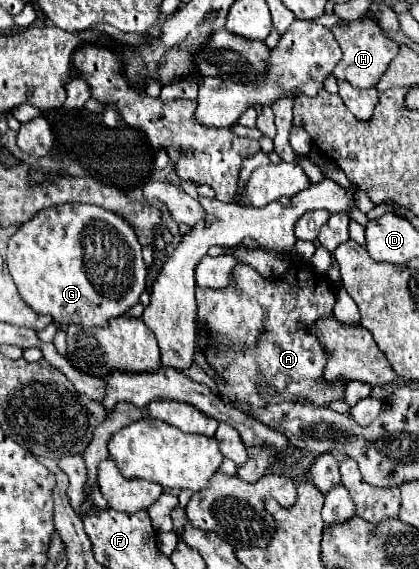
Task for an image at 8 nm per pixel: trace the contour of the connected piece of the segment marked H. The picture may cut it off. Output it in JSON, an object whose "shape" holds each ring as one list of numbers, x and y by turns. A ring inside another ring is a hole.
{"shape":[[365,17,361,21,353,21,345,27,333,27,333,35,337,37,341,49,343,49,343,59,333,71,335,79,345,79,355,87,375,87,381,75,385,73,387,65,393,61,393,57,399,53,399,45,393,43,389,37,385,37,379,27,375,25,373,19]]}

